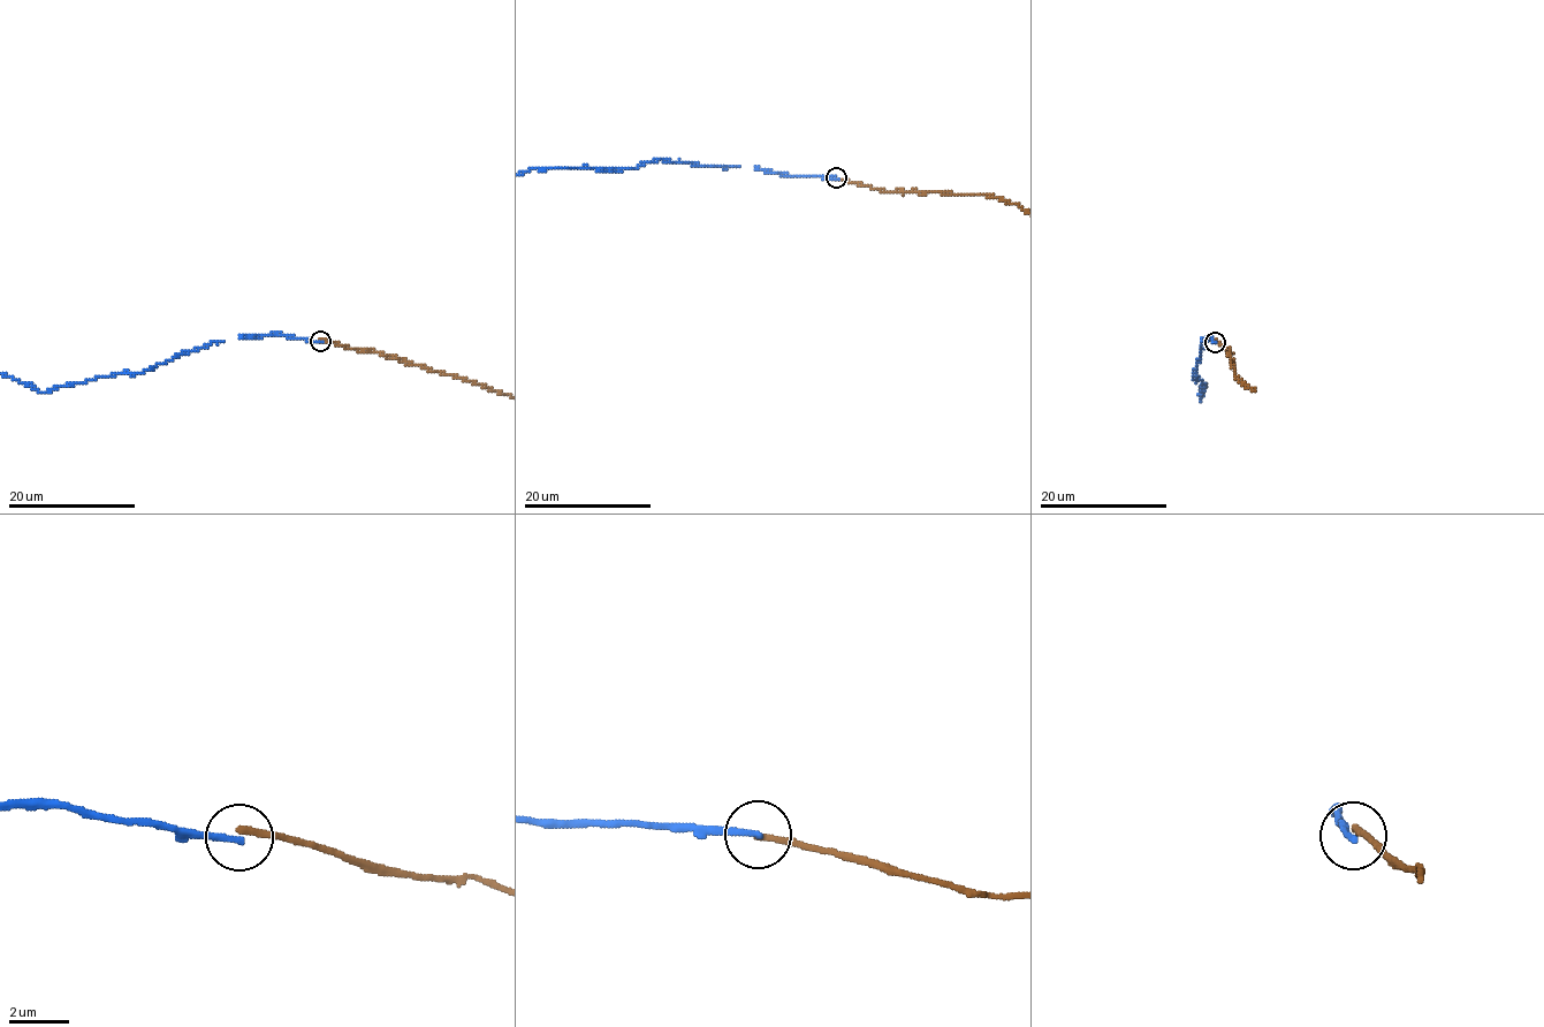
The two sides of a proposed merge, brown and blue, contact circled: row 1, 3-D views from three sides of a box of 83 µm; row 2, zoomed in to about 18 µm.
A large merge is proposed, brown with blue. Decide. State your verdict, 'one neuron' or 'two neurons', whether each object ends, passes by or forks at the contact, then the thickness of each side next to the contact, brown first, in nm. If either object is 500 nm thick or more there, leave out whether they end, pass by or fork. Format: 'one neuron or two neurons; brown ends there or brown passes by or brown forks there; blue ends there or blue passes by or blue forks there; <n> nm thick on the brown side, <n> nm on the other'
two neurons; brown ends there; blue ends there; 240 nm thick on the brown side, 220 nm on the other

